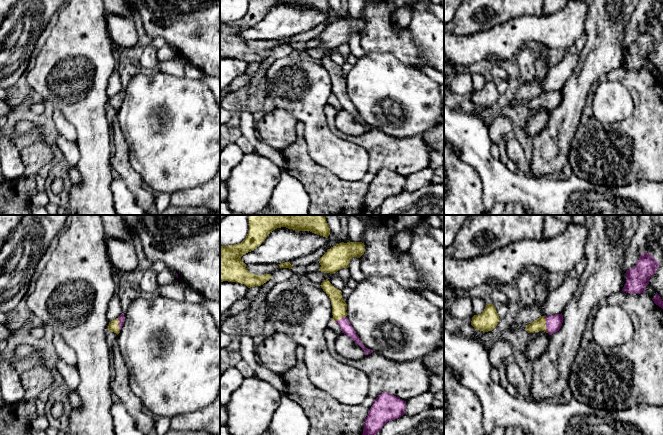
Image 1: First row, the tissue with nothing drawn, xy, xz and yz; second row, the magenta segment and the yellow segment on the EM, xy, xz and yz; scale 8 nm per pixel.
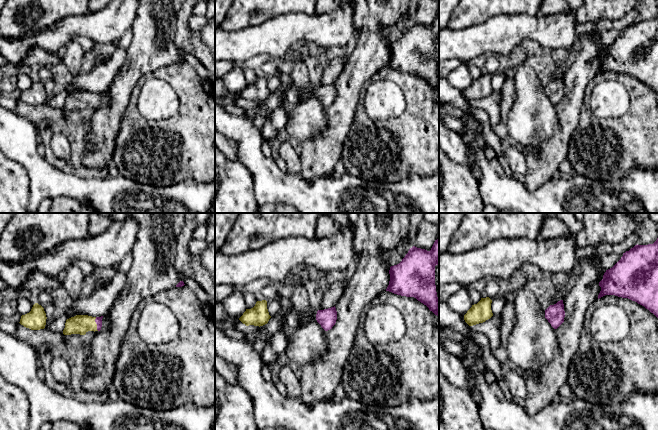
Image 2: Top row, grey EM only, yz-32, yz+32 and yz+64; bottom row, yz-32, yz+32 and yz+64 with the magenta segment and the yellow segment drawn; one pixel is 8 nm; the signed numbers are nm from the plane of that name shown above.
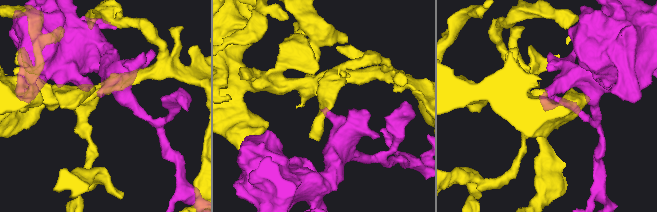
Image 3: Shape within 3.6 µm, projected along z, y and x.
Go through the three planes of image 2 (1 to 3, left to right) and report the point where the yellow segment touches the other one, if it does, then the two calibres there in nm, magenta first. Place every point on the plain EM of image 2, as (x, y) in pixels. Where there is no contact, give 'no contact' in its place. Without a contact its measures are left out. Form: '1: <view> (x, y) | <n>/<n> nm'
1: yz-32 (96, 99) | 60/160 nm
2: no contact
3: no contact

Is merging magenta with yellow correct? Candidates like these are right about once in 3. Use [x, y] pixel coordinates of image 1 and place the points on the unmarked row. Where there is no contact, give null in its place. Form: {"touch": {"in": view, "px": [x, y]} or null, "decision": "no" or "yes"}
{"touch": {"in": "yz", "px": [546, 100]}, "decision": "yes"}

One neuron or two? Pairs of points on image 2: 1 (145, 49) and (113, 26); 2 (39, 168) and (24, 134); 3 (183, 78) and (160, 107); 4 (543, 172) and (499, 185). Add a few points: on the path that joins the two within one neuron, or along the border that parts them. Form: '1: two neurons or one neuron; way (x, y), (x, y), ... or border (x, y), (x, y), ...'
1: two neurons; border (137, 10), (130, 29)
2: one neuron; way (31, 160), (24, 151), (24, 142)
3: two neurons; border (153, 77), (174, 91), (176, 113)
4: two neurons; border (522, 178), (530, 190), (537, 189), (546, 181)

